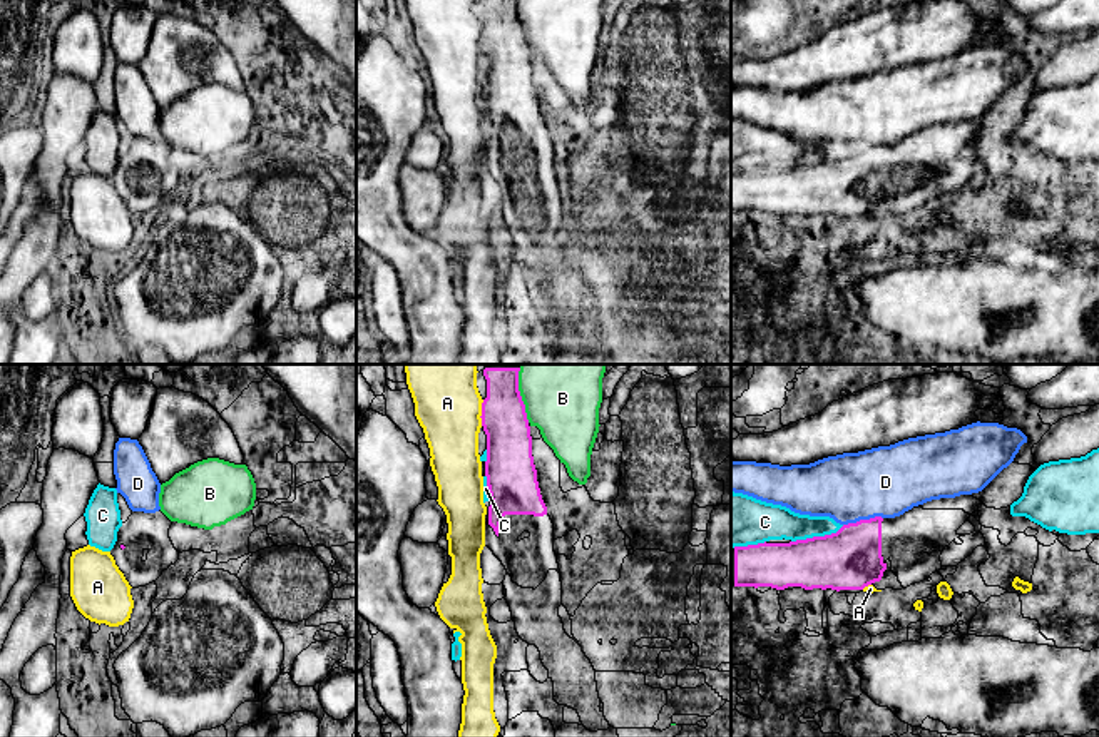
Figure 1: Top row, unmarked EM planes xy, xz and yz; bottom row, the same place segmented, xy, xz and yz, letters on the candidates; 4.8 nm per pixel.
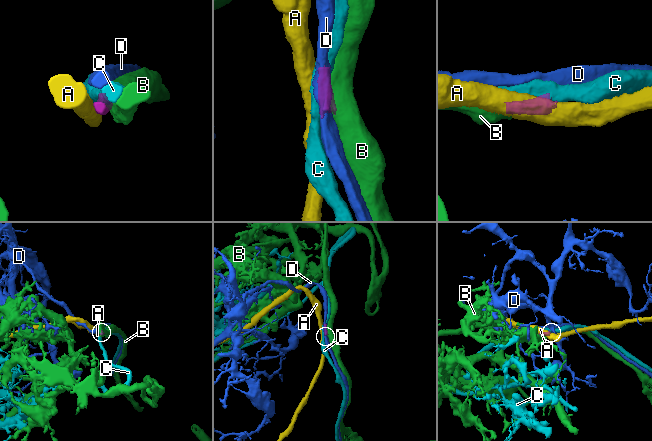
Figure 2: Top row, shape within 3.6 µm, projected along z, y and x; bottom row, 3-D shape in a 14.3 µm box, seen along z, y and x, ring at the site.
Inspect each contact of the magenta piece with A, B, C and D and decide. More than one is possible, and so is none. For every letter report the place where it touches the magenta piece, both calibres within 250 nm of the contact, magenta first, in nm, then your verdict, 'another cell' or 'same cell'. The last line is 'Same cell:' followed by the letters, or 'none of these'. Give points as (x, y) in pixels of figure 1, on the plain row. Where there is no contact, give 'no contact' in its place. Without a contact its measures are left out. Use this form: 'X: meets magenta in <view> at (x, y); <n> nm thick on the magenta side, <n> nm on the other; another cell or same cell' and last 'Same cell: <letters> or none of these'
A: meets magenta in xz at (482, 39); 220 nm thick on the magenta side, 320 nm on the other; another cell
B: meets magenta in xz at (521, 24); 220 nm thick on the magenta side, 320 nm on the other; another cell
C: meets magenta in yz at (817, 162); 300 nm thick on the magenta side, 180 nm on the other; another cell
D: meets magenta in yz at (862, 146); 300 nm thick on the magenta side, 340 nm on the other; another cell
Same cell: none of these

